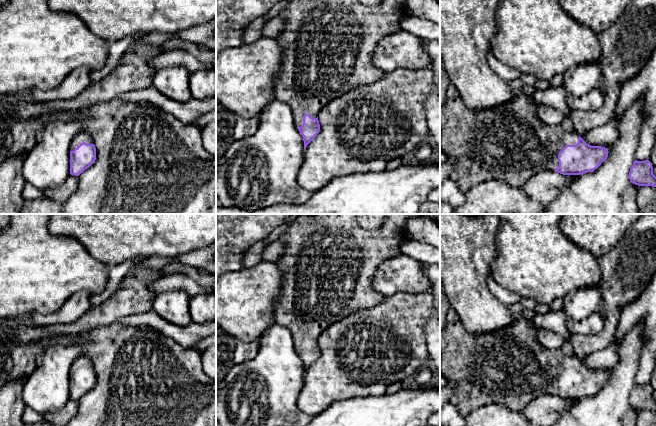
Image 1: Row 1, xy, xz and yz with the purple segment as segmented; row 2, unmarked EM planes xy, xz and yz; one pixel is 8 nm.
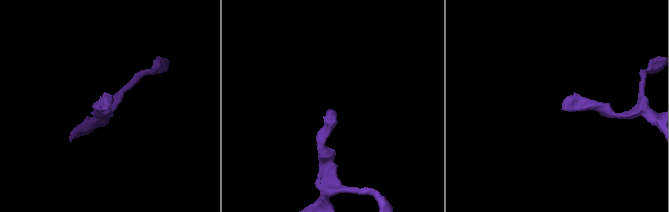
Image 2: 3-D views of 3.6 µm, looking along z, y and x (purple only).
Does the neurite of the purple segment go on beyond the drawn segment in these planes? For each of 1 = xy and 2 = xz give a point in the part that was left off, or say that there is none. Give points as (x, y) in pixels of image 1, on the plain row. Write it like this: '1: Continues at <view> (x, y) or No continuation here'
1: Continues at xy (82, 360)
2: Continues at xz (328, 263)

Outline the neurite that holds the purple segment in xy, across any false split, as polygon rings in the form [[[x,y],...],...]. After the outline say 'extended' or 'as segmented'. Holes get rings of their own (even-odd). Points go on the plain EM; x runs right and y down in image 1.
[[[80,355],[70,368],[70,398],[79,400],[96,384],[96,372],[91,360]]] | extended

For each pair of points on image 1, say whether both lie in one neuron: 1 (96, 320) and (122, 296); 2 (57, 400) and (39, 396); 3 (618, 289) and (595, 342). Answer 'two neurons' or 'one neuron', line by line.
1: one neuron
2: one neuron
3: one neuron

